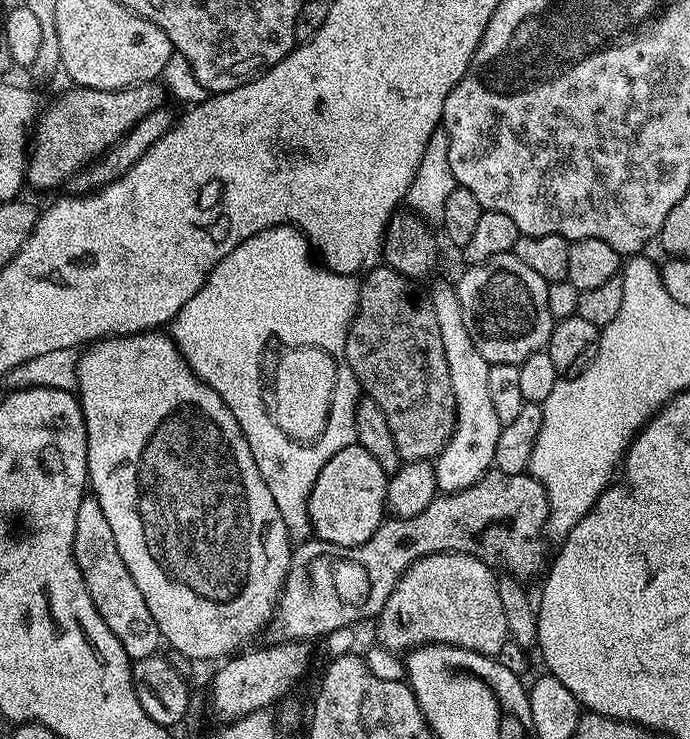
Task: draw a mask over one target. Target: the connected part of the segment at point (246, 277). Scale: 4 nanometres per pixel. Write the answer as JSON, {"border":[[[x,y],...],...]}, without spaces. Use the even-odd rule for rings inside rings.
{"border":[[[275,224],[273,228],[246,238],[246,242],[230,250],[230,254],[226,254],[226,258],[214,266],[198,294],[194,294],[194,298],[182,306],[170,324],[170,335],[188,365],[219,394],[222,402],[226,402],[230,414],[234,414],[250,446],[250,454],[254,454],[254,462],[258,462],[262,482],[270,486],[270,494],[274,502],[278,502],[278,514],[282,514],[282,522],[286,522],[289,537],[296,542],[303,542],[312,536],[308,499],[314,490],[314,482],[318,482],[322,466],[326,466],[326,462],[330,462],[338,450],[356,443],[356,415],[362,393],[354,370],[350,370],[343,362],[338,363],[337,384],[325,429],[311,446],[292,440],[278,428],[267,411],[264,413],[264,380],[260,377],[266,355],[264,340],[277,336],[284,343],[282,345],[288,348],[318,347],[333,354],[339,353],[346,346],[348,328],[360,309],[360,284],[356,279],[355,275],[343,276],[331,272],[323,263],[317,262],[308,237],[299,228],[293,228],[291,224]]]}

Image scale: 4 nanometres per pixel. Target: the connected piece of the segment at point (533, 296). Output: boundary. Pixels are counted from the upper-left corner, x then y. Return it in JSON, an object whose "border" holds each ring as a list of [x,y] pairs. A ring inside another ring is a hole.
{"border":[[[514,254],[495,256],[481,264],[463,269],[460,281],[454,284],[456,297],[466,318],[470,338],[489,364],[521,364],[530,354],[547,349],[552,333],[553,319],[550,306],[546,306],[548,283],[526,262]]]}

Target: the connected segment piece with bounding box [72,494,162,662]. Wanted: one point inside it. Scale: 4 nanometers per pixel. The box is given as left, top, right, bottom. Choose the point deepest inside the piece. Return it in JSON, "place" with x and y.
{"place":[115,595]}

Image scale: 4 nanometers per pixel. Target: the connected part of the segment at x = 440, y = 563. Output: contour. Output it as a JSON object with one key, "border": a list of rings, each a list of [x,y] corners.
{"border":[[[439,552],[414,561],[380,611],[375,643],[397,654],[427,644],[446,644],[499,657],[510,637],[506,610],[502,610],[502,598],[498,598],[500,580],[492,572],[493,565],[465,552]]]}

